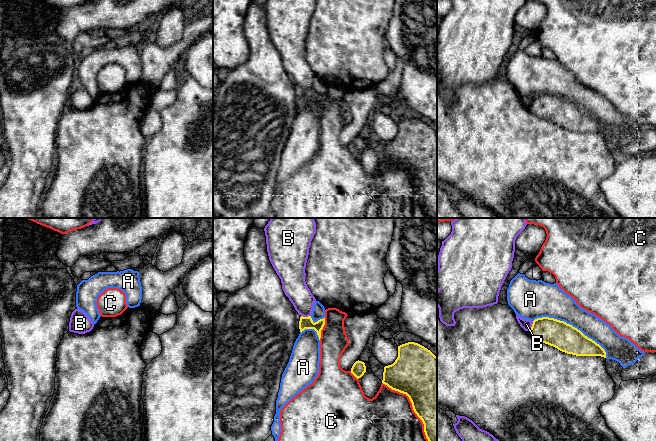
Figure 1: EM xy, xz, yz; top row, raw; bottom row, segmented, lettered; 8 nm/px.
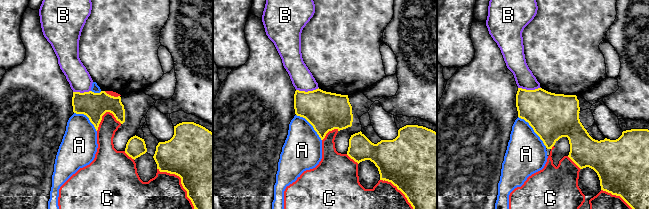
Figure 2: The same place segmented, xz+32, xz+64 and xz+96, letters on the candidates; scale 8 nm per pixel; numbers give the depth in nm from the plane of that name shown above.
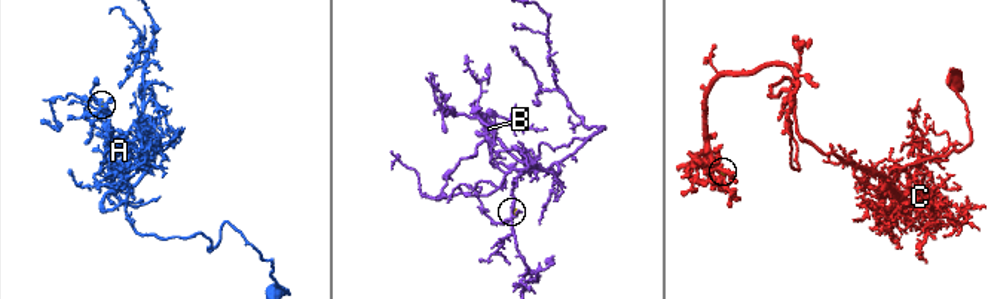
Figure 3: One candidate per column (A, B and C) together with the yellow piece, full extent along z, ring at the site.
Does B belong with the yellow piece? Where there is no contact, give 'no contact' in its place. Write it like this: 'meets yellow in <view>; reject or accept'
meets yellow in yz; reject

